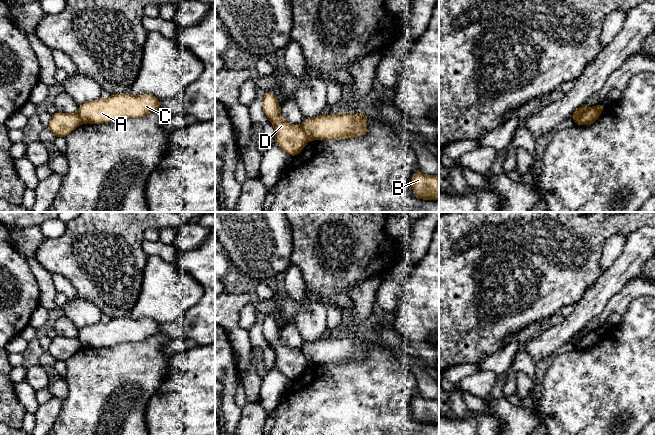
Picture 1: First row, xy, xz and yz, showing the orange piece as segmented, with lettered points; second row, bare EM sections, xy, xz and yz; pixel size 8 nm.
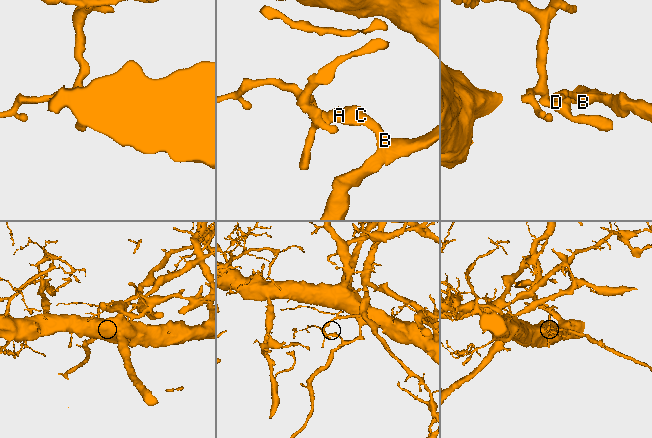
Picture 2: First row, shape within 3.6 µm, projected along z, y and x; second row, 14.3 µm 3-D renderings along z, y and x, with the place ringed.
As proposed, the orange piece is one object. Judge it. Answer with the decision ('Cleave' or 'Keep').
Cleave

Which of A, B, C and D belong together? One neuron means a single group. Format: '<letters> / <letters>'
A B C / D

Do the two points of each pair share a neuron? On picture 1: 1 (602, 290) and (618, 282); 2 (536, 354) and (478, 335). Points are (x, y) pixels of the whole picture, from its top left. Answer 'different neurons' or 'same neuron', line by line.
1: same neuron
2: different neurons

